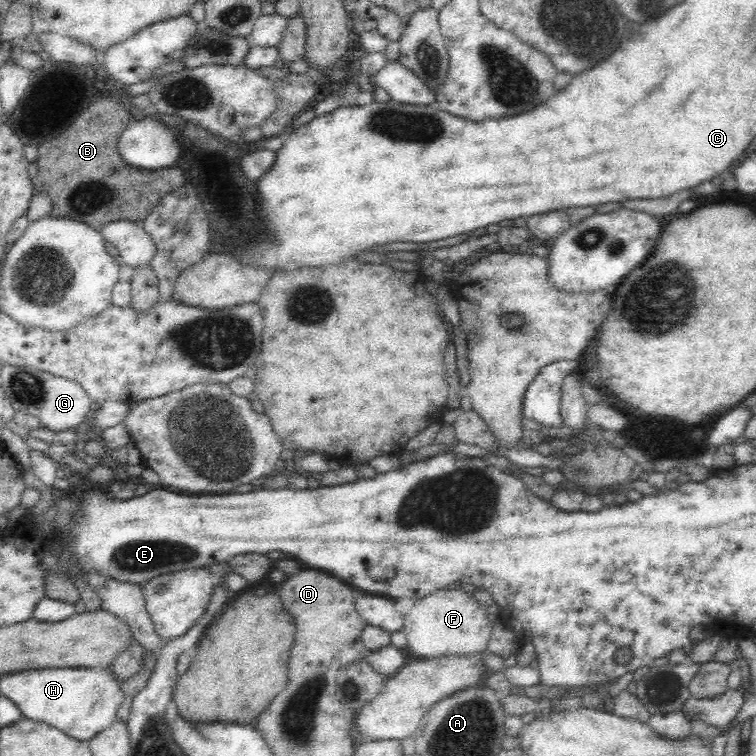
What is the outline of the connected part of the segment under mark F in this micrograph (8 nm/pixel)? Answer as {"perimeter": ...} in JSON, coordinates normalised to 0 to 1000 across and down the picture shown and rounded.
{"perimeter":[[[582,779],[553,792],[534,812],[533,832],[540,860],[560,872],[635,866],[644,860],[652,835],[644,803],[635,799],[623,784],[610,779]]]}

